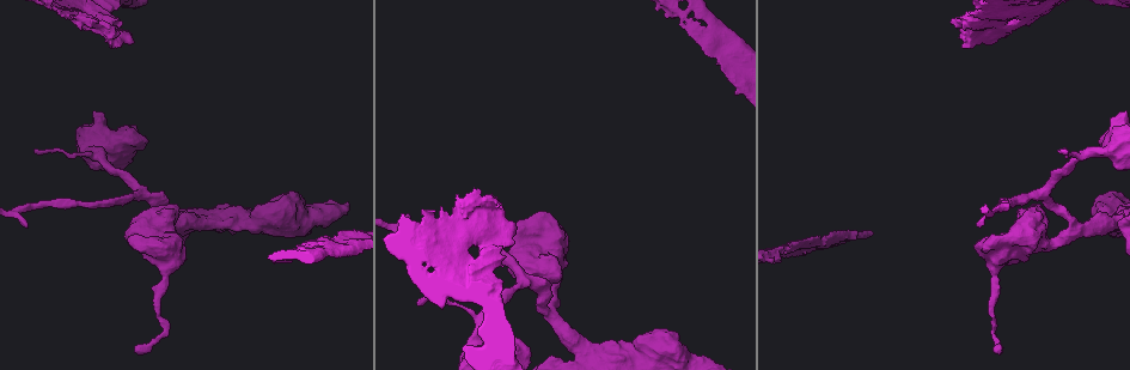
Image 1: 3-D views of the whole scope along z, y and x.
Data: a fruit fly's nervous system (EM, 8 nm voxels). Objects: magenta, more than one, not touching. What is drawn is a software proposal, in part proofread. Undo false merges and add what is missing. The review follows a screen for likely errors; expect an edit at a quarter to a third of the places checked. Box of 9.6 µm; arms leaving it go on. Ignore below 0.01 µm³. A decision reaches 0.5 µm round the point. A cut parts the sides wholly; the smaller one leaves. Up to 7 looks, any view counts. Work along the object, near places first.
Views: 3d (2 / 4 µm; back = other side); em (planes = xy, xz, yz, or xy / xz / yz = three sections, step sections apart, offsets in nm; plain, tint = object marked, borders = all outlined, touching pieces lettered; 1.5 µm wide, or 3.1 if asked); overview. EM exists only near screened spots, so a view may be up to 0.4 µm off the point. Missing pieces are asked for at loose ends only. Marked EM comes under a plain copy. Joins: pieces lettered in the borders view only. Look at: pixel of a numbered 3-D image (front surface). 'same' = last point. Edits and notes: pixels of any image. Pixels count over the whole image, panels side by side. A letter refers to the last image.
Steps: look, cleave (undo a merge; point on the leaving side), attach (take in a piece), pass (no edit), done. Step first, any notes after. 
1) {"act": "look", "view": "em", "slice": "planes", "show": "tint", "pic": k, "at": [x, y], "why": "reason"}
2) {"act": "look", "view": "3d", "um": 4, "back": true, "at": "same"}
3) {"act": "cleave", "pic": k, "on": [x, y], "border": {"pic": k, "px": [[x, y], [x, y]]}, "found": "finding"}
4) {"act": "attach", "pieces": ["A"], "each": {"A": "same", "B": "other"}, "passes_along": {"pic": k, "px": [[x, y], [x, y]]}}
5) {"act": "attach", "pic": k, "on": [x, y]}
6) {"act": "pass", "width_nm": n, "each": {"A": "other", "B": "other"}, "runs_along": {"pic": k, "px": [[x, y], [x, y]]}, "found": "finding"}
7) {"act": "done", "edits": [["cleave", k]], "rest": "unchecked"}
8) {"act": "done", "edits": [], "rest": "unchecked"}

{"act": "look", "view": "3d", "um": 4, "pic": 1, "at": [997, 352], "why": "thin end"}

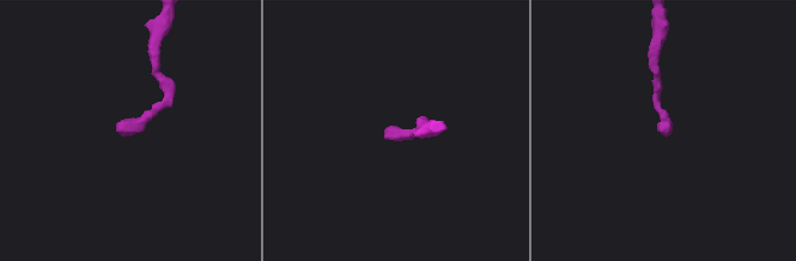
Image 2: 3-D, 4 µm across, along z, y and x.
{"act": "look", "view": "em", "slice": "xz", "step": 4, "show": "borders", "pic": 2, "at": [389, 131]}

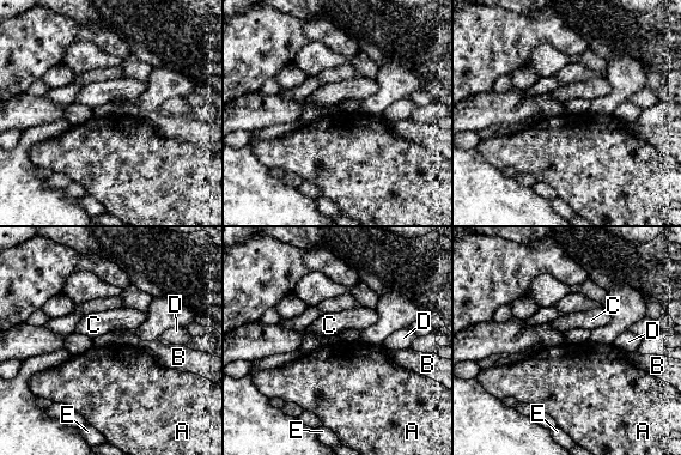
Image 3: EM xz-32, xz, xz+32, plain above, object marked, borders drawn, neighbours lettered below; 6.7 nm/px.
{"act": "look", "view": "em", "slice": "xy", "step": 4, "show": "borders", "at": "same"}

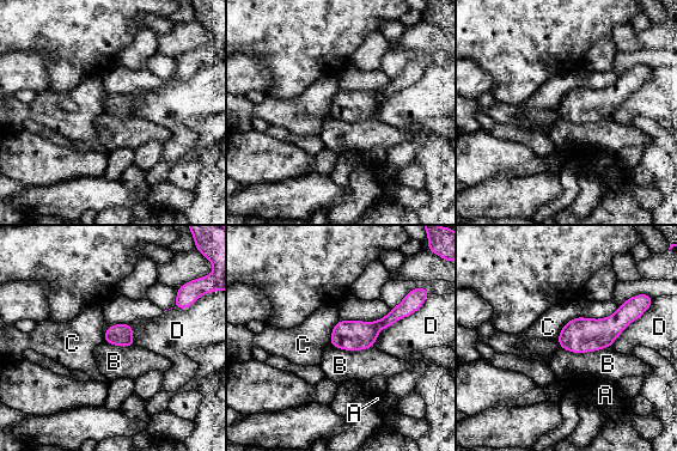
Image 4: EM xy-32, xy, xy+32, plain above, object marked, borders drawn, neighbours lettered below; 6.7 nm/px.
{"act": "pass", "longest_contact_nm": ["D", 400], "each": {"A": "other", "B": "other", "C": "other", "D": "other"}, "runs_along": {"pic": 4, "px": [[408, 310], [334, 342]]}, "found": "none of them fits"}

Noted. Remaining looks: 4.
{"act": "look", "view": "3d", "um": 4, "pic": 1, "at": [538, 290]}

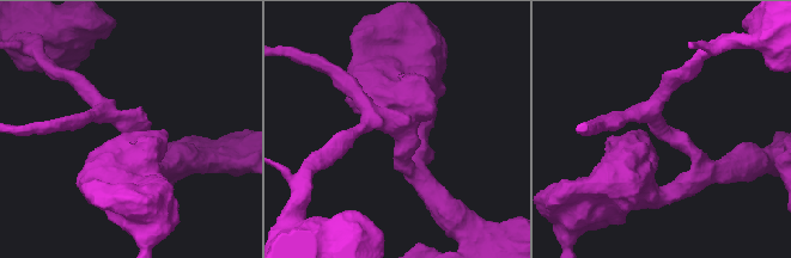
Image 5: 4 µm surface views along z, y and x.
{"act": "look", "view": "em", "slice": "planes", "show": "borders", "pic": 5, "at": [401, 128], "arms": 4, "why": "need the tissue"}

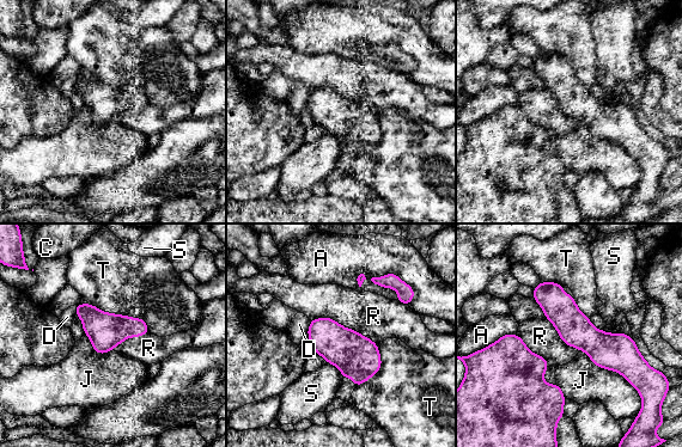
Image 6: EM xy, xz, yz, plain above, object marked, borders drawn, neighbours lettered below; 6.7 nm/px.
{"act": "pass", "width_nm": 220, "each": {"A": "other", "C": "other", "D": "other", "J": "other", "R": "other", "S": "other", "T": "other"}, "runs_along": {"pic": 6, "px": [[536, 291], [588, 338], [632, 359]]}, "found": "one cell here"}

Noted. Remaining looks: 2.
{"act": "look", "view": "em", "slice": "xz", "step": 8, "show": "borders", "pic": 1, "at": [26, 226], "why": "free end"}

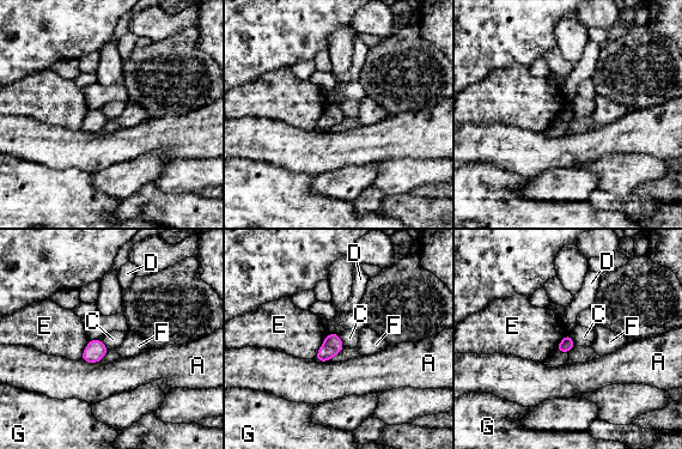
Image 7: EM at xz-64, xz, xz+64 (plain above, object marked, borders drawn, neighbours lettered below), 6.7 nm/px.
{"act": "look", "view": "em", "slice": "planes", "show": "borders", "at": "same"}

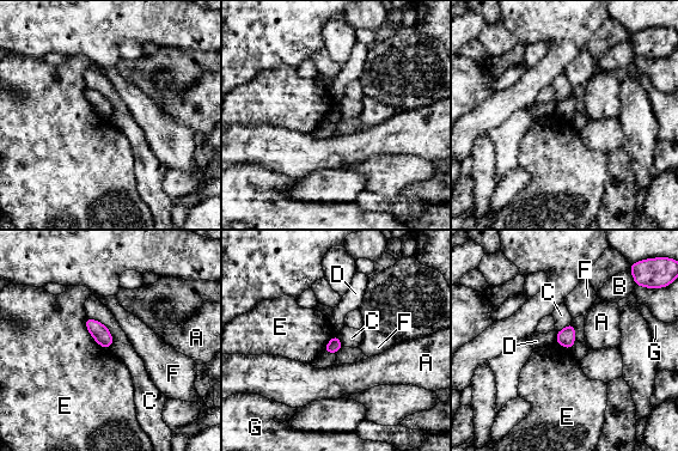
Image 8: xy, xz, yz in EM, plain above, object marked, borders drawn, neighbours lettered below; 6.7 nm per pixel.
{"act": "pass", "each": {"A": "other", "B": "other", "C": "other", "D": "other", "E": "other", "F": "other", "G": "other"}, "found": "none of them fits"}

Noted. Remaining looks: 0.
{"act": "done", "edits": [], "rest": "unchecked"}

